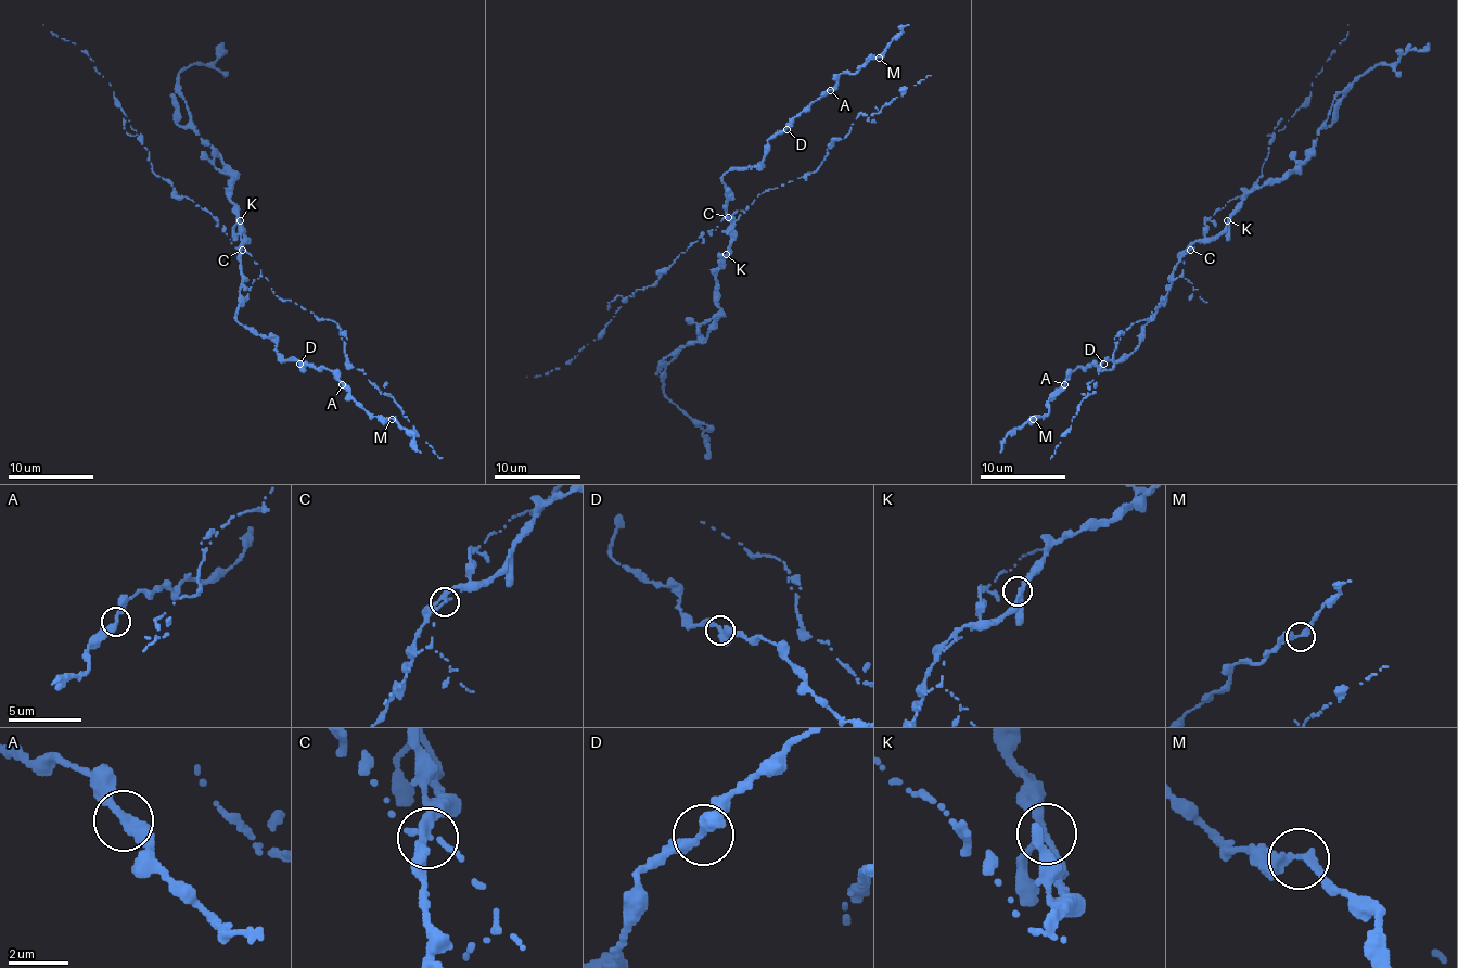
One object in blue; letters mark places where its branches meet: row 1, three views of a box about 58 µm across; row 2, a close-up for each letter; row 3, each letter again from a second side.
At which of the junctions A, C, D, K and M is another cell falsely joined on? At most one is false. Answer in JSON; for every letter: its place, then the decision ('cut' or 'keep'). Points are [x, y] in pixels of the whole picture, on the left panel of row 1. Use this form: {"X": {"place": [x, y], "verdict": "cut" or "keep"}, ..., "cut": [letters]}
{"A": {"place": [342, 384], "verdict": "keep"}, "C": {"place": [242, 250], "verdict": "cut"}, "D": {"place": [299, 364], "verdict": "keep"}, "K": {"place": [240, 220], "verdict": "keep"}, "M": {"place": [392, 419], "verdict": "keep"}, "cut": ["C"]}

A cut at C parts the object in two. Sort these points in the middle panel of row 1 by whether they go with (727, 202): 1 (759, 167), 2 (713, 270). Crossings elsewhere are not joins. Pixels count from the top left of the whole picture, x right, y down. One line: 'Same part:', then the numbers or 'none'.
Same part: 1, 2

